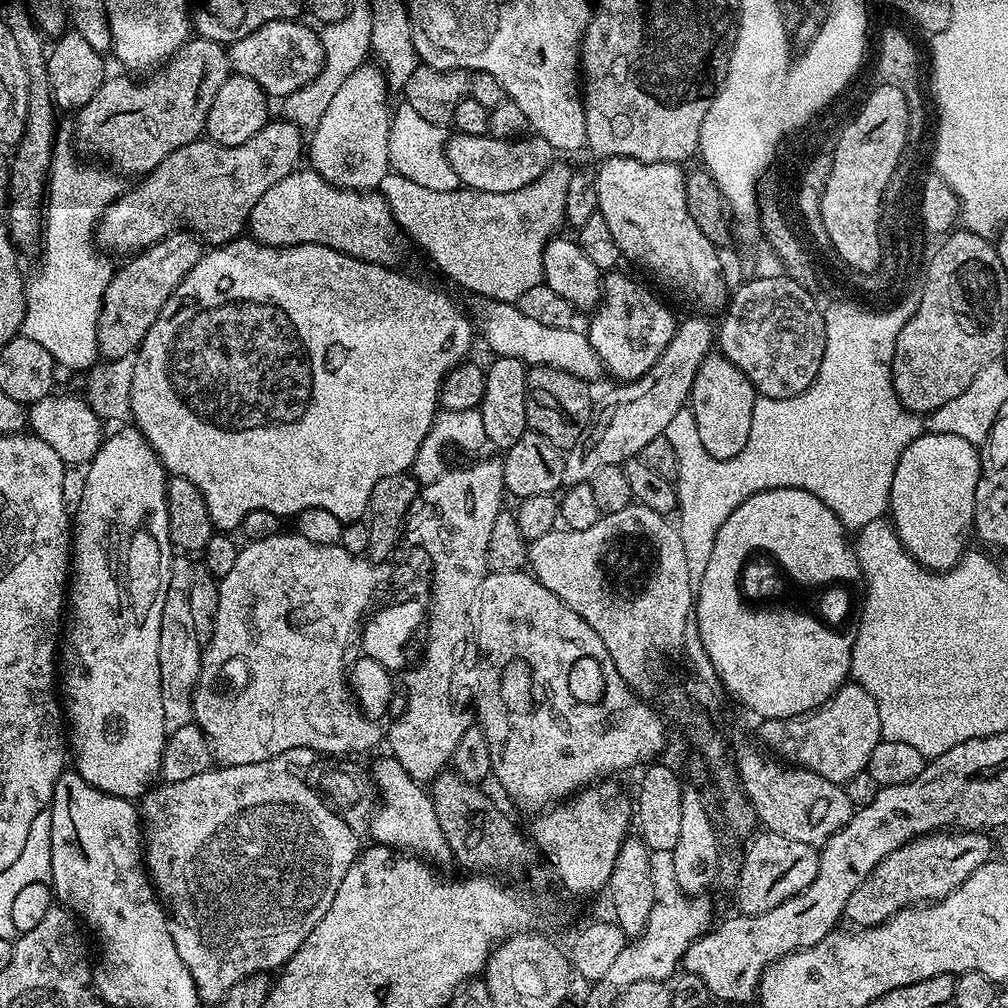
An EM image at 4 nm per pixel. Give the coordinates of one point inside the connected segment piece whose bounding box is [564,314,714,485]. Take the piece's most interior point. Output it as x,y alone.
628,417

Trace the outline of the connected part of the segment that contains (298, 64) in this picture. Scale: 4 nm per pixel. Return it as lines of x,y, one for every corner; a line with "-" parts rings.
295,19
266,22
258,26
258,30
246,34
246,38
238,38
238,42
228,48
231,71
238,76
254,78
272,98
289,96
309,84
322,70
324,51
319,31
296,23
300,22

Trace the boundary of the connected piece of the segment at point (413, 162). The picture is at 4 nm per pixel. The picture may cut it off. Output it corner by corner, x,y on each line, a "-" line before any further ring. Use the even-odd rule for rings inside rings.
402,100
399,103
397,108
395,105
389,121
388,158
391,169
418,186
429,187
430,190
458,188
460,183
457,174
445,154
447,129
443,125
428,122
422,114
416,113
409,102

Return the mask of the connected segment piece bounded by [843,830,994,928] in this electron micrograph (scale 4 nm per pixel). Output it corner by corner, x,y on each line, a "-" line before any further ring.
943,830
907,841
892,853
886,854
886,858
874,866
866,882
862,882
862,886
850,894
843,919
849,920
852,926
872,928
891,919
904,908
923,906
950,895
960,883
970,878
974,870
978,870
978,866
993,859
994,840
990,837
983,831

